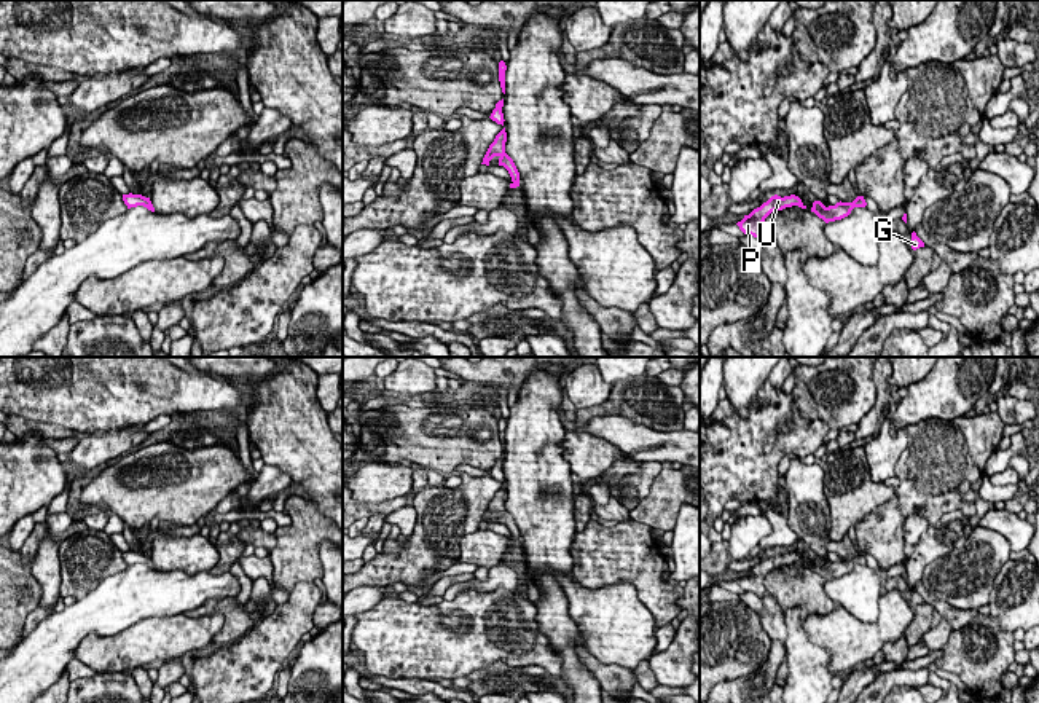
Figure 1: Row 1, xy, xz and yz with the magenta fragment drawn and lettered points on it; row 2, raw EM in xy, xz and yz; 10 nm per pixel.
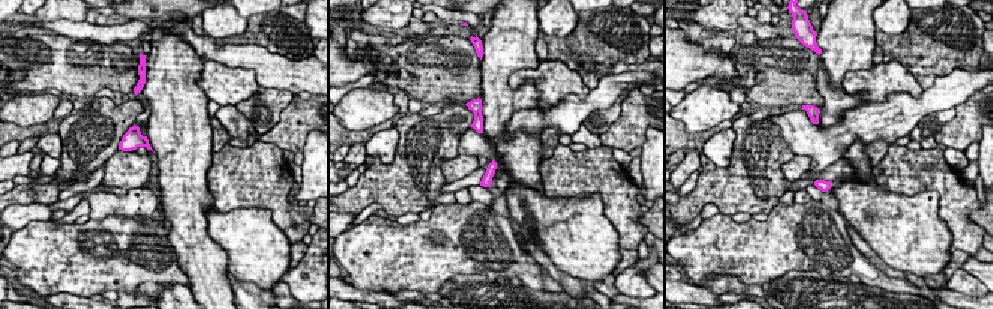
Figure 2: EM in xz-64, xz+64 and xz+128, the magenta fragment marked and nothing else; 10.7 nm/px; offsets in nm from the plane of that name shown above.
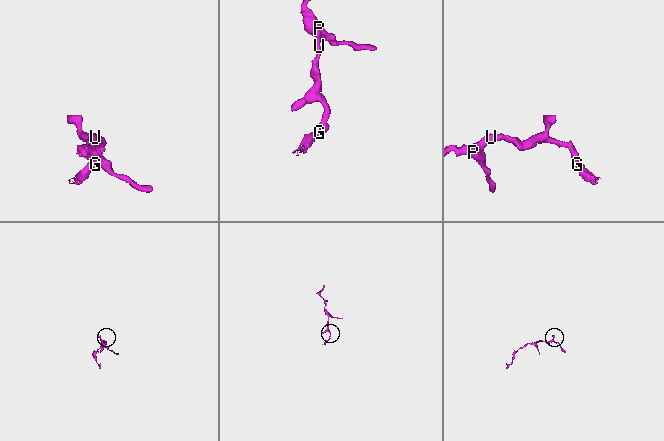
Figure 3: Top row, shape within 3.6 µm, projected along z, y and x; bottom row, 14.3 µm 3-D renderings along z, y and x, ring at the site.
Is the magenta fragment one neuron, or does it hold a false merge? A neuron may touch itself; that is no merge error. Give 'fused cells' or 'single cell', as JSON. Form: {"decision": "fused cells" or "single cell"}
{"decision": "single cell"}

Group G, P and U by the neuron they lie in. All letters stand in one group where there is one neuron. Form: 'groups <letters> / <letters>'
groups G P U

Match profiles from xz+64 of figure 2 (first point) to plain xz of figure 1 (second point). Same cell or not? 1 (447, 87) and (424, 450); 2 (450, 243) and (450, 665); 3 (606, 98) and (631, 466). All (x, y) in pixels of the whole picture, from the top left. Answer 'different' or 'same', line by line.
1: same
2: same
3: same

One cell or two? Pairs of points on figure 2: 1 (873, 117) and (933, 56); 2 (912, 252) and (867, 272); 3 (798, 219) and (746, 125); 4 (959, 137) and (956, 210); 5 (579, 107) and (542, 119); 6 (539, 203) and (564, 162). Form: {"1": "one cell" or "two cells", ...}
{"1": "two cells", "2": "two cells", "3": "two cells", "4": "two cells", "5": "one cell", "6": "two cells"}

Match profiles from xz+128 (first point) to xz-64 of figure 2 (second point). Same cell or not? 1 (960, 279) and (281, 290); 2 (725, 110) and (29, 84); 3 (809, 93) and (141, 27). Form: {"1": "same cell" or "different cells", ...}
{"1": "different cells", "2": "different cells", "3": "different cells"}

